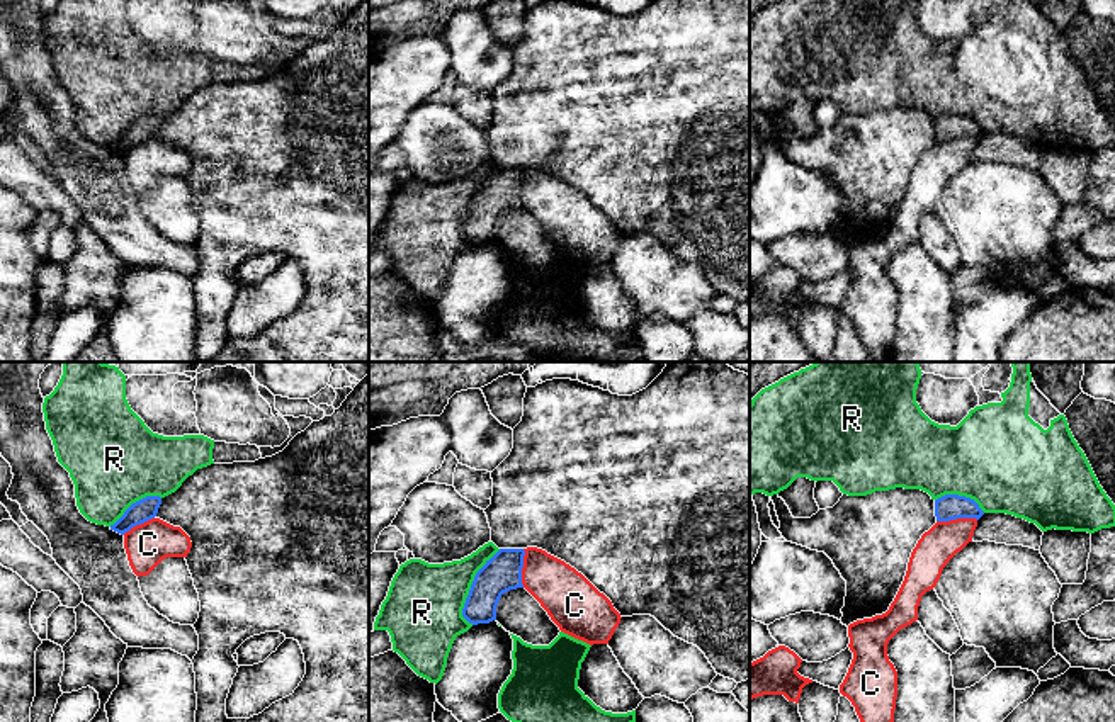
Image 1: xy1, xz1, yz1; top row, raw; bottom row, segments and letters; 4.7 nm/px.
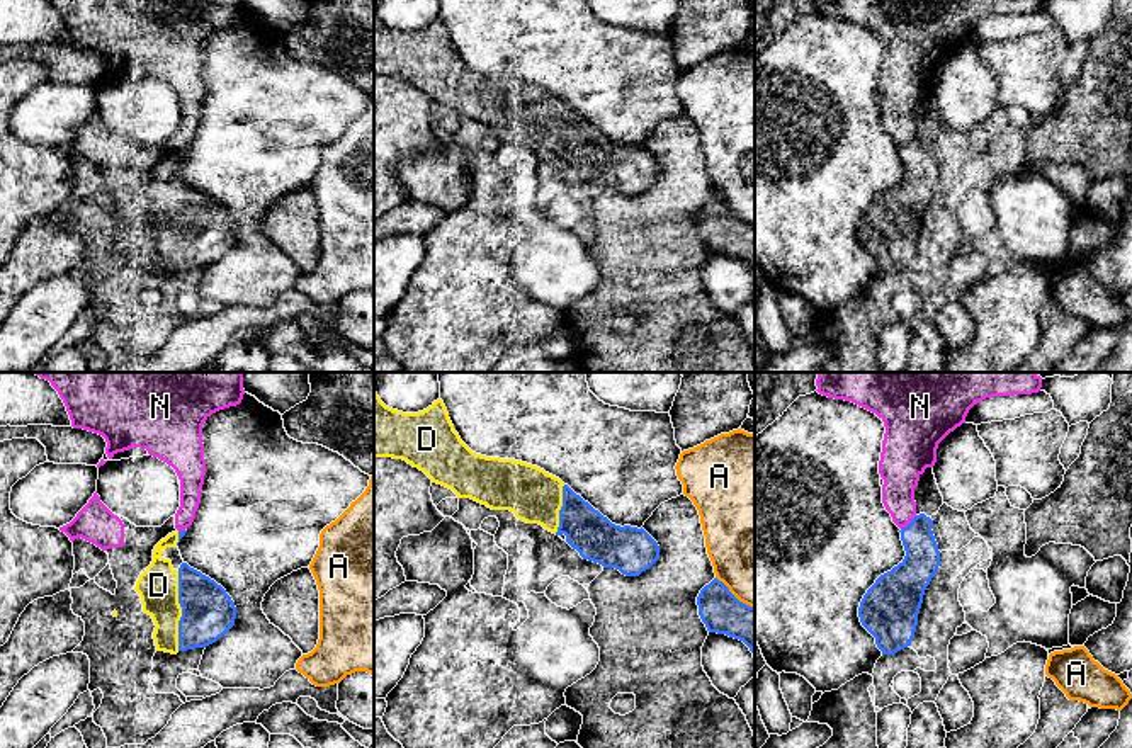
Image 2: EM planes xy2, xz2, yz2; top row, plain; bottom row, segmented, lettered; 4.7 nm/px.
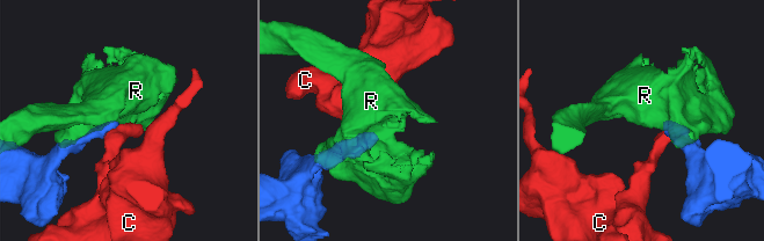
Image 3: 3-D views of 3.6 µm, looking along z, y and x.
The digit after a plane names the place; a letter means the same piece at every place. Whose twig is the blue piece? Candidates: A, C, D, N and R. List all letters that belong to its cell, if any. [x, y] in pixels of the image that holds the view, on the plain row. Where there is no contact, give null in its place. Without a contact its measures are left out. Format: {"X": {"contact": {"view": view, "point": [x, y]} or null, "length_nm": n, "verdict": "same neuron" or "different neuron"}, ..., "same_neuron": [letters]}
{"A": {"contact": {"view": "xz2", "point": [733, 215]}, "length_nm": 240, "verdict": "different neuron"}, "C": {"contact": {"view": "yz1", "point": [956, 138]}, "length_nm": 190, "verdict": "different neuron"}, "D": {"contact": {"view": "xy2", "point": [182, 230]}, "length_nm": 380, "verdict": "same neuron"}, "N": {"contact": {"view": "yz2", "point": [908, 143]}, "length_nm": 100, "verdict": "different neuron"}, "R": {"contact": {"view": "xz1", "point": [471, 206]}, "length_nm": 380, "verdict": "different neuron"}, "same_neuron": ["D"]}

